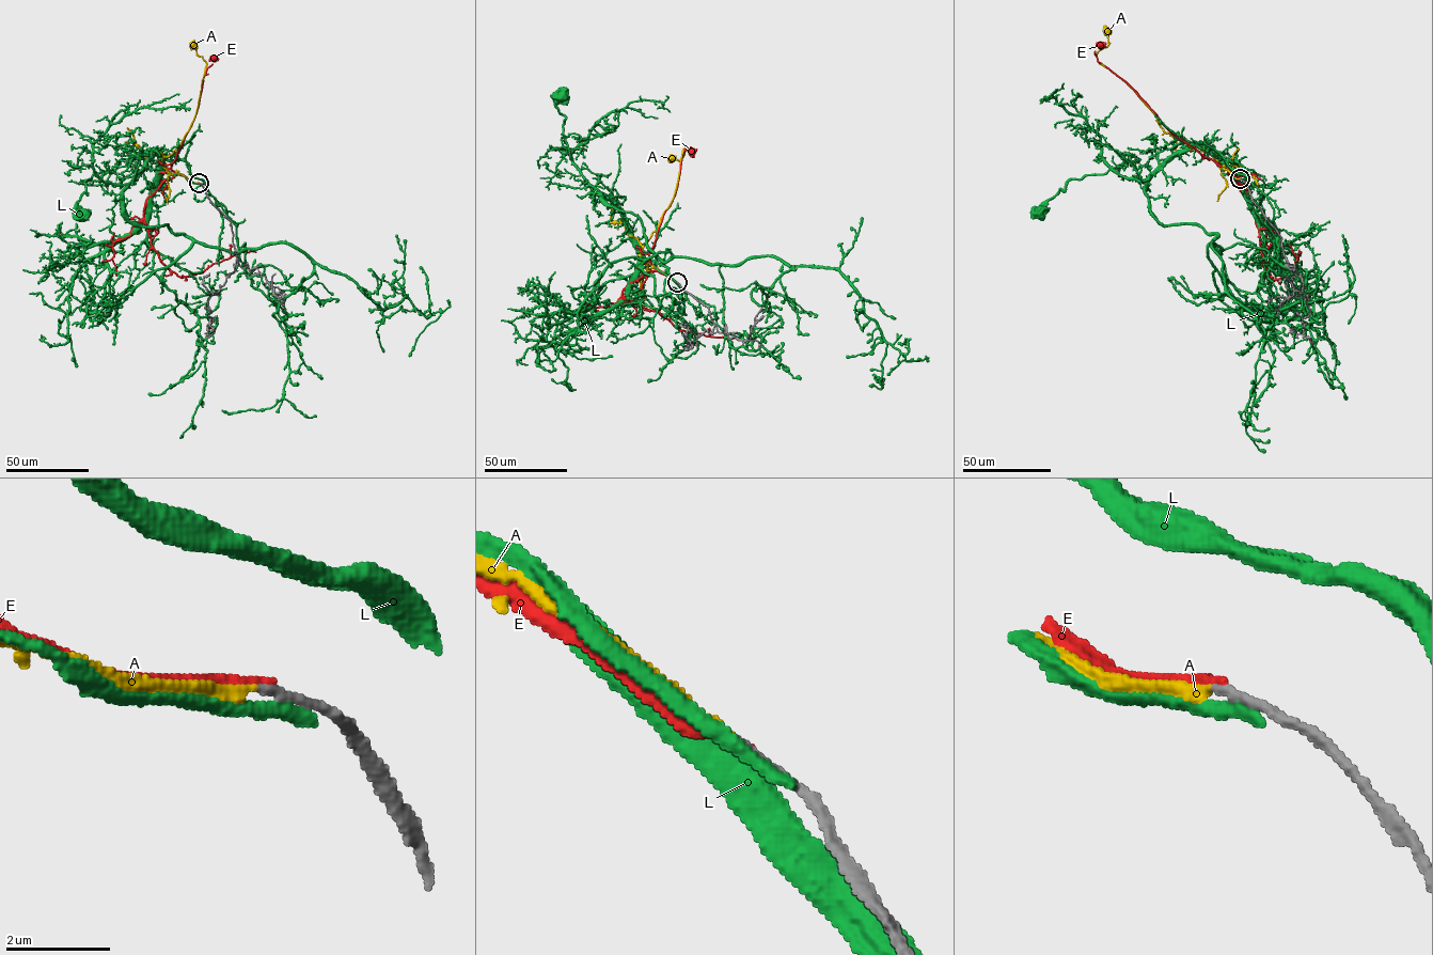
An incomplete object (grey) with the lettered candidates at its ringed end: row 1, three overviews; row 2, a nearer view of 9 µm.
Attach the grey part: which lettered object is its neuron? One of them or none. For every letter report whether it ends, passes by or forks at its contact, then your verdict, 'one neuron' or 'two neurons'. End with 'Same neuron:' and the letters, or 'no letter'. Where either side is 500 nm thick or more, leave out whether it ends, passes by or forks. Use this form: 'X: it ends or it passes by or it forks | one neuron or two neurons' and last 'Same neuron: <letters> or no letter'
A: it ends | one neuron
E: it ends | two neurons
L: it ends | two neurons
Same neuron: A

